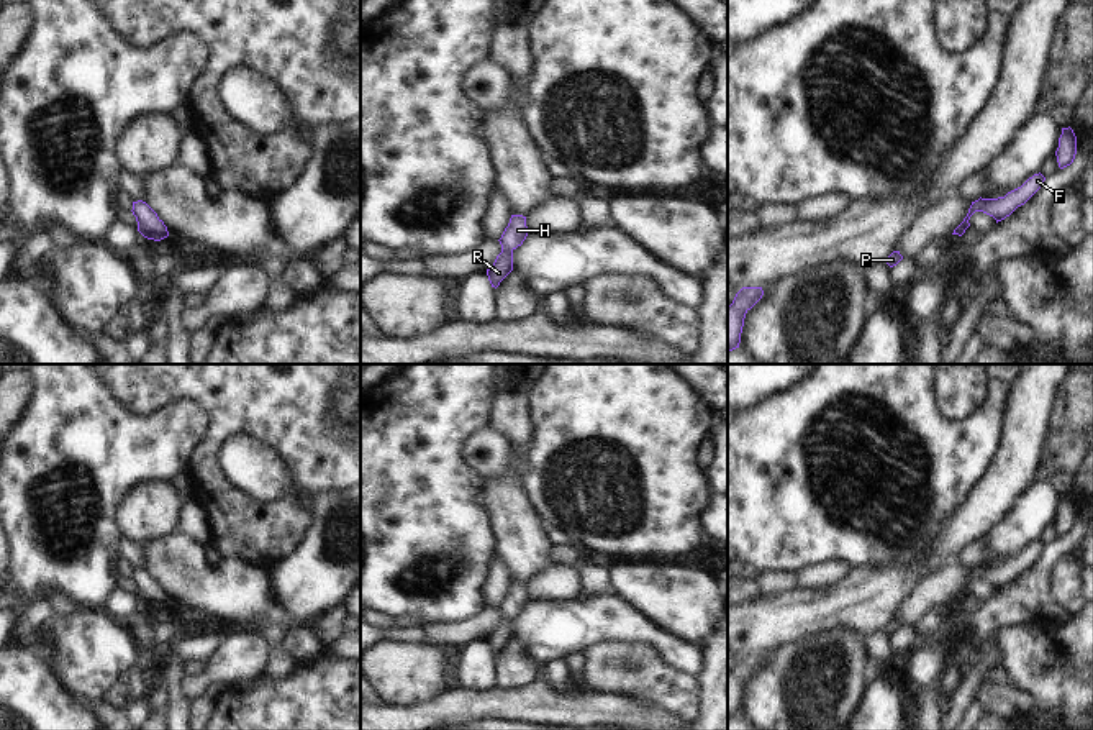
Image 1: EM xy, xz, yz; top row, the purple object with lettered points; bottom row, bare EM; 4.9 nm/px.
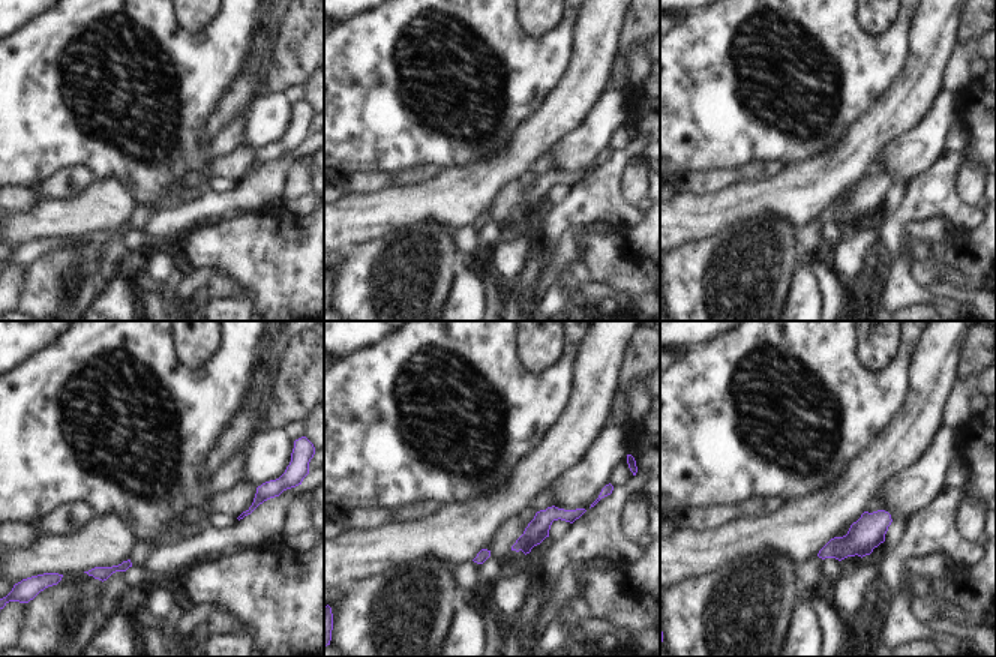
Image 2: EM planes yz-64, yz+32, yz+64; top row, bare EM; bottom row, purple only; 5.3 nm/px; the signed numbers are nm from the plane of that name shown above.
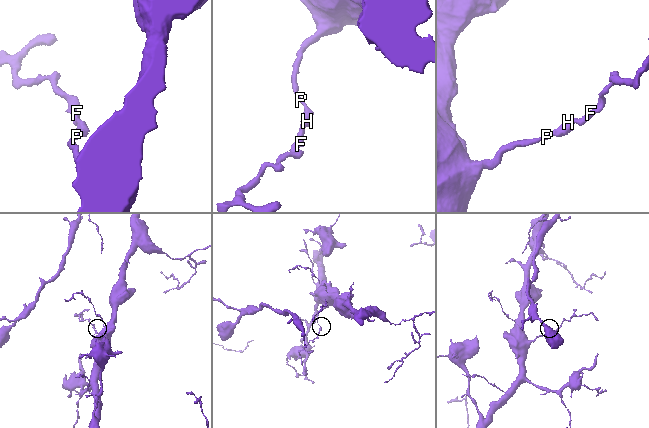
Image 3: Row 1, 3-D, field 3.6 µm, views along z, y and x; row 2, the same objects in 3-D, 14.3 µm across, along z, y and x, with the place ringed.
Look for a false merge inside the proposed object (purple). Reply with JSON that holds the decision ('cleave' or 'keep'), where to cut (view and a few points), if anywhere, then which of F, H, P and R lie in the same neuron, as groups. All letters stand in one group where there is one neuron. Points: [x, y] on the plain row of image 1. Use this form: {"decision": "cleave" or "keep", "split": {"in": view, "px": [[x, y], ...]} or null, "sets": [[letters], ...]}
{"decision": "keep", "split": null, "sets": [["F", "H", "P", "R"]]}

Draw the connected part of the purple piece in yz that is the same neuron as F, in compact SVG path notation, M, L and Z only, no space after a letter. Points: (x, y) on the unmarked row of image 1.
M1039 540L1029 545L1021 554L1008 559L1005 564L998 566L978 566L972 569L967 584L954 597L952 602L962 604L970 594L968 587L975 579L983 579L998 589L1009 584L1018 574L1024 573L1044 551L1045 545Z

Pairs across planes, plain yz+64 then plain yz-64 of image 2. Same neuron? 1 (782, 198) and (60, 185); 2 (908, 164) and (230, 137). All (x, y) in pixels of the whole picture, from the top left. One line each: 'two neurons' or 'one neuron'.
1: two neurons
2: two neurons

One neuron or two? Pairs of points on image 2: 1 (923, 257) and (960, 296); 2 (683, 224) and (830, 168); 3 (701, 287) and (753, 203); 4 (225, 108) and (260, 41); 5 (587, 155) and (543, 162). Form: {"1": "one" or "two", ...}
{"1": "two", "2": "one", "3": "two", "4": "one", "5": "two"}

